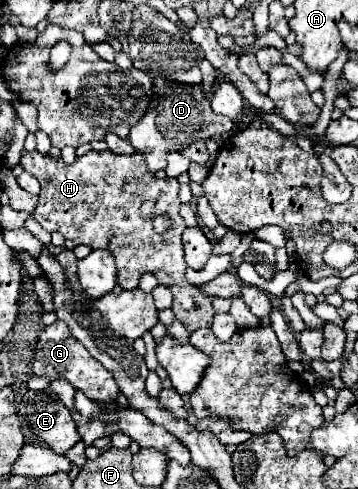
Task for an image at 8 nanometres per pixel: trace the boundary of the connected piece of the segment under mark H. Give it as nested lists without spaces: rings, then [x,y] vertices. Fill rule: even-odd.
[[[23,151],[21,167],[41,183],[33,217],[43,229],[59,231],[75,245],[85,243],[93,249],[111,249],[117,265],[117,283],[123,289],[137,287],[139,275],[145,271],[155,273],[157,281],[173,291],[171,309],[187,331],[193,333],[195,329],[211,327],[215,315],[211,297],[201,295],[193,287],[189,289],[189,295],[185,295],[187,283],[181,281],[185,273],[185,265],[181,263],[181,233],[185,231],[185,221],[179,215],[181,203],[177,191],[181,183],[177,179],[159,179],[149,173],[145,159],[139,153],[123,157],[111,151],[89,151],[87,155],[77,157],[73,165],[67,165],[39,151]],[[157,215],[167,215],[171,219],[171,227],[165,233],[153,229],[153,219]]]

